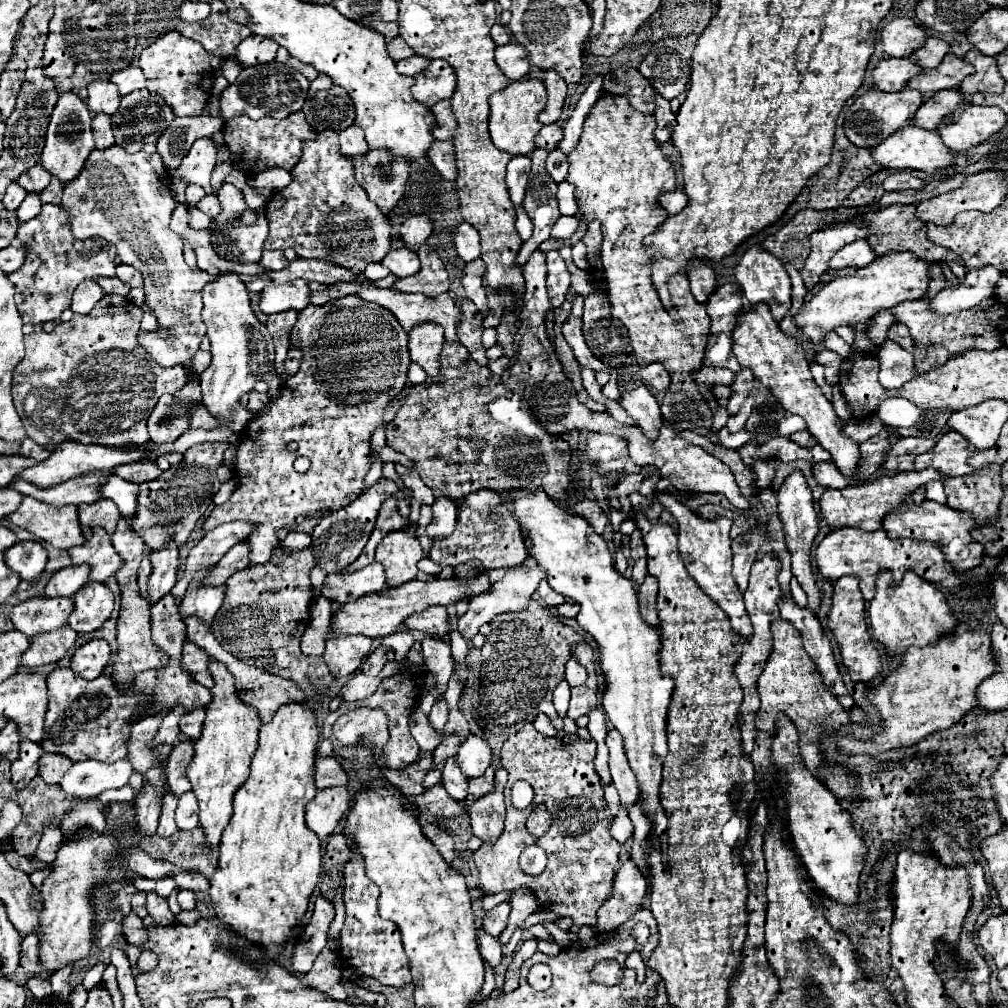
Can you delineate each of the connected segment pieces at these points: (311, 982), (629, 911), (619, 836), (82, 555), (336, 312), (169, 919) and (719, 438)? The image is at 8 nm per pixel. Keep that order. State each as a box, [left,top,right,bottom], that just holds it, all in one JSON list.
[[304,947,348,1001],[596,861,648,931],[610,805,632,843],[68,527,122,583],[202,297,410,565],[146,893,174,925],[714,427,754,449]]

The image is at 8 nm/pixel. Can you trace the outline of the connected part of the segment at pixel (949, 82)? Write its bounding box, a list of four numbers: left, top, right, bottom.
[908,55,974,99]

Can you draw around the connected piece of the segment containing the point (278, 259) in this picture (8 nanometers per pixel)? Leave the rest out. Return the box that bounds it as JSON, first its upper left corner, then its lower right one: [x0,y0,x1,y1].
[260,251,290,271]

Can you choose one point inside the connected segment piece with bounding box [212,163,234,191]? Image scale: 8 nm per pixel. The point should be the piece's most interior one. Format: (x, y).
(221, 171)

